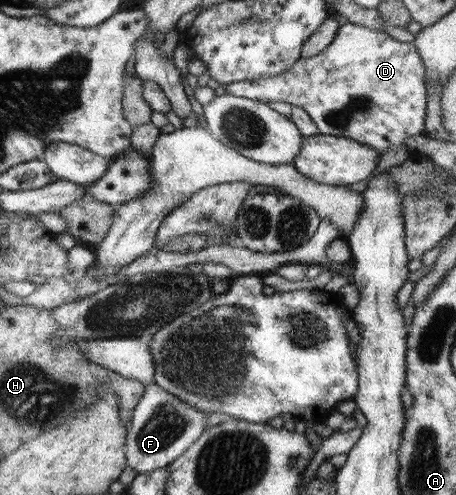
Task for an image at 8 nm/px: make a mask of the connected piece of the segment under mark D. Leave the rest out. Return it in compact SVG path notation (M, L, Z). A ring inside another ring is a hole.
M354 23L338 27L335 40L319 54L300 58L281 75L260 77L251 81L222 84L226 93L263 103L284 101L302 107L314 119L319 134L343 136L370 145L383 155L393 145L406 145L406 139L425 134L426 67L413 43L402 43L383 31L367 29Z

